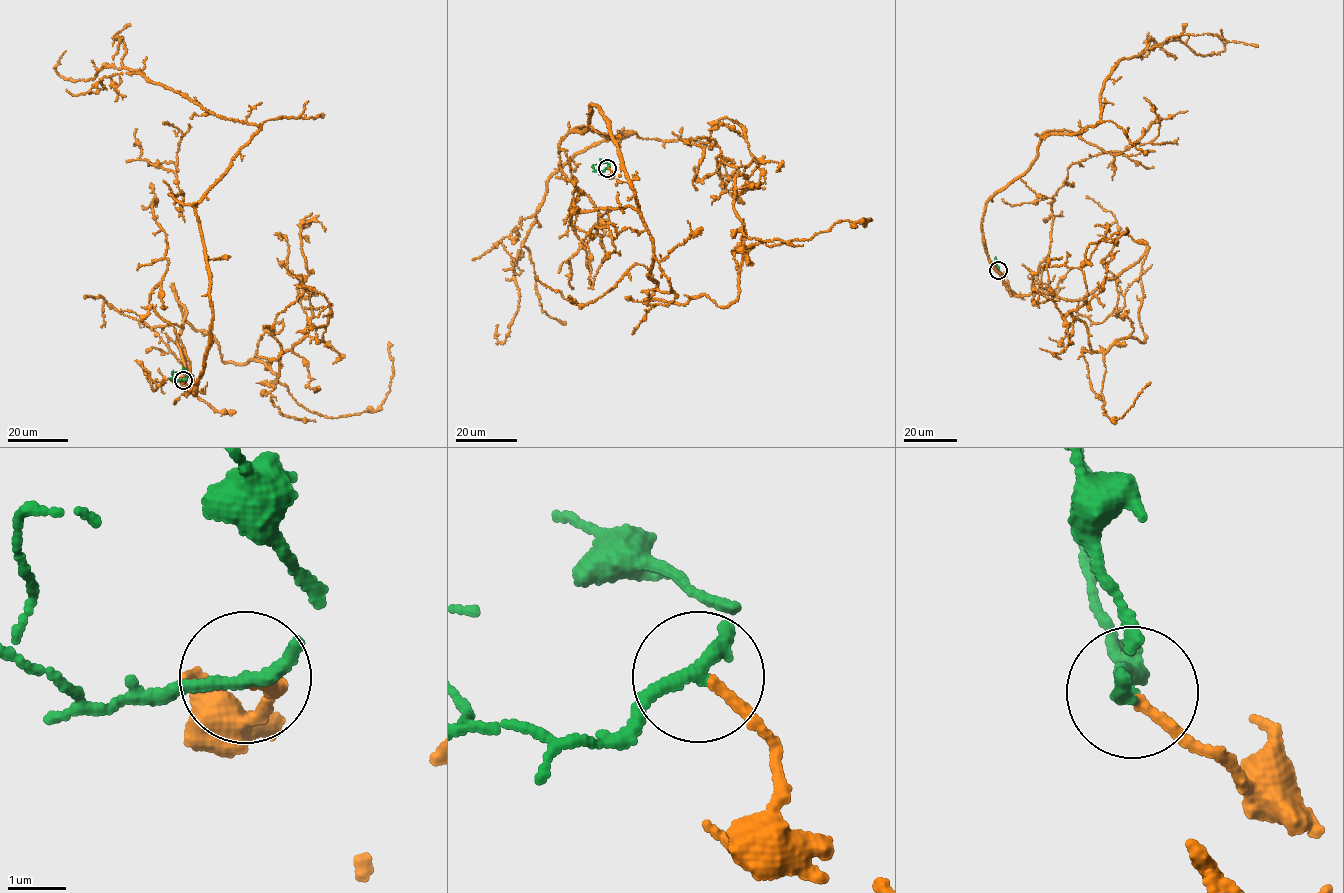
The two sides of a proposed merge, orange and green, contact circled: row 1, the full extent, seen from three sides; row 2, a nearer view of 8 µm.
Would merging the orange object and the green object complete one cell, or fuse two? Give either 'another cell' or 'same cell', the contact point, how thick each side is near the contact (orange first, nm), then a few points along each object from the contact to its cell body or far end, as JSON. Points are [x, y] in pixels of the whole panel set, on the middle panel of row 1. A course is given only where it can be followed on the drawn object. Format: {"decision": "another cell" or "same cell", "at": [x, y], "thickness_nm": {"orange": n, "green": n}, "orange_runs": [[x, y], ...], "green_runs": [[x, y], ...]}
{"decision": "same cell", "at": [607, 168], "thickness_nm": {"orange": 170, "green": 320}, "orange_runs": [[608, 168], [653, 245], [647, 299], [727, 307], [747, 177], [713, 140], [687, 142], [696, 189]], "green_runs": [[607, 168], [595, 171], [592, 167], [595, 164]]}

